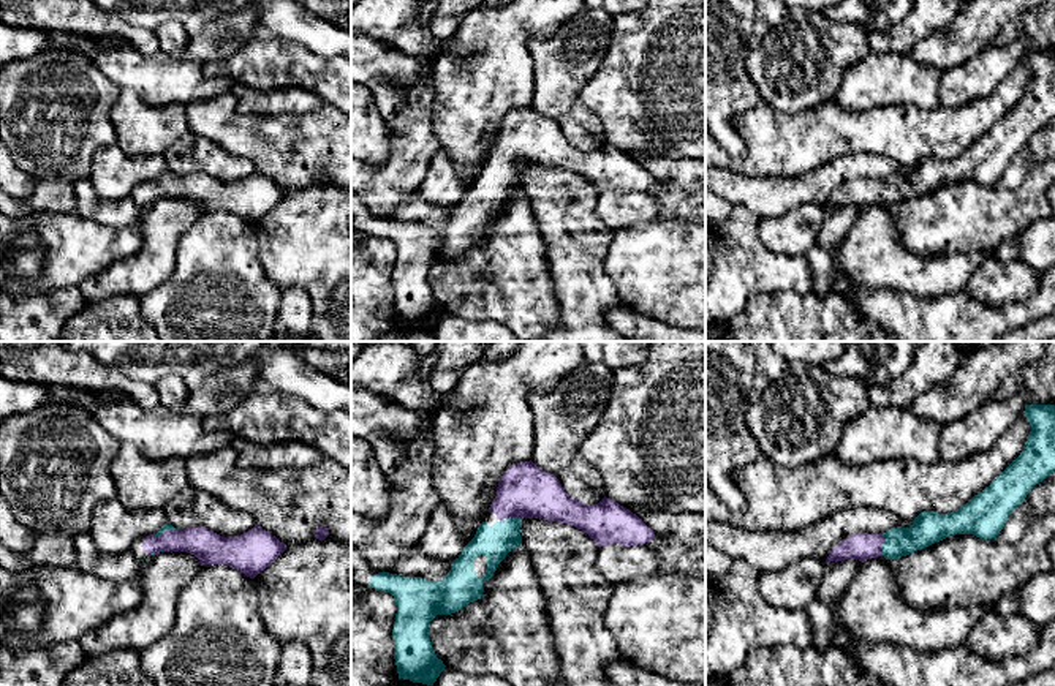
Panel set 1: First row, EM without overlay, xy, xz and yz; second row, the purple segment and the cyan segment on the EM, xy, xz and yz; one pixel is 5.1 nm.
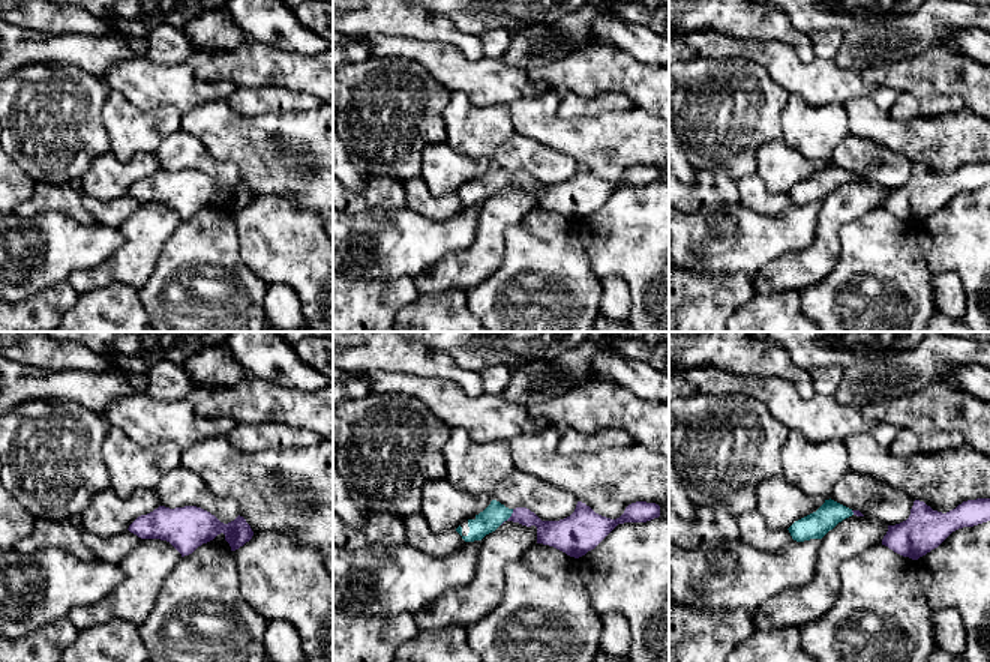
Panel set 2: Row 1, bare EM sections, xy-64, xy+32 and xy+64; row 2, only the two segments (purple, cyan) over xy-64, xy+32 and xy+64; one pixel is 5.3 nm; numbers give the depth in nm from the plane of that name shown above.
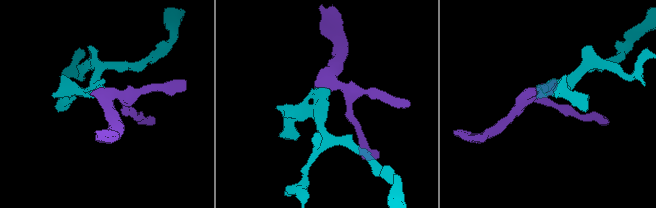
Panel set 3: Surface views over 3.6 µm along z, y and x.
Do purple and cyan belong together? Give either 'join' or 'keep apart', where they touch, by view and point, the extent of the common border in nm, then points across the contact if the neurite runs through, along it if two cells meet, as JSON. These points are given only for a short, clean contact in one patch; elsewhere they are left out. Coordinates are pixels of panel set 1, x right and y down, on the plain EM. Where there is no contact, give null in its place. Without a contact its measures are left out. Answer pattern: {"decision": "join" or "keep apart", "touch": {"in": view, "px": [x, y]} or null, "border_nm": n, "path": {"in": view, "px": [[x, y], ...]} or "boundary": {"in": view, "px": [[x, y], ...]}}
{"decision": "join", "touch": {"in": "yz", "px": [881, 192]}, "border_nm": 110, "path": {"in": "yz", "px": [[862, 192], [881, 192], [913, 185], [927, 174]]}}

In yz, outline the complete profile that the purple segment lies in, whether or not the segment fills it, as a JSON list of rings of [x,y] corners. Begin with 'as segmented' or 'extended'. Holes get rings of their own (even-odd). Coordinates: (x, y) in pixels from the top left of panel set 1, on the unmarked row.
extended; [[[1027,51],[1023,62],[1031,71],[1023,96],[965,152],[947,160],[924,156],[909,174],[853,180],[832,194],[826,209],[864,209],[878,202],[900,205],[955,180],[996,185],[1008,163],[1019,155],[1031,134],[1055,119],[1055,51]]]

